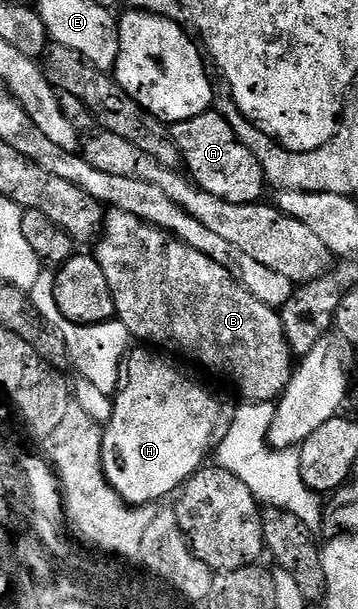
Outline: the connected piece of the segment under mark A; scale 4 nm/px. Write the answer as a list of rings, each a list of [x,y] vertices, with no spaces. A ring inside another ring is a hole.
[[[207,111],[192,119],[173,122],[172,136],[189,176],[202,190],[237,205],[257,204],[263,198],[261,196],[268,183],[266,173],[256,155],[252,155],[252,151],[217,111]]]

